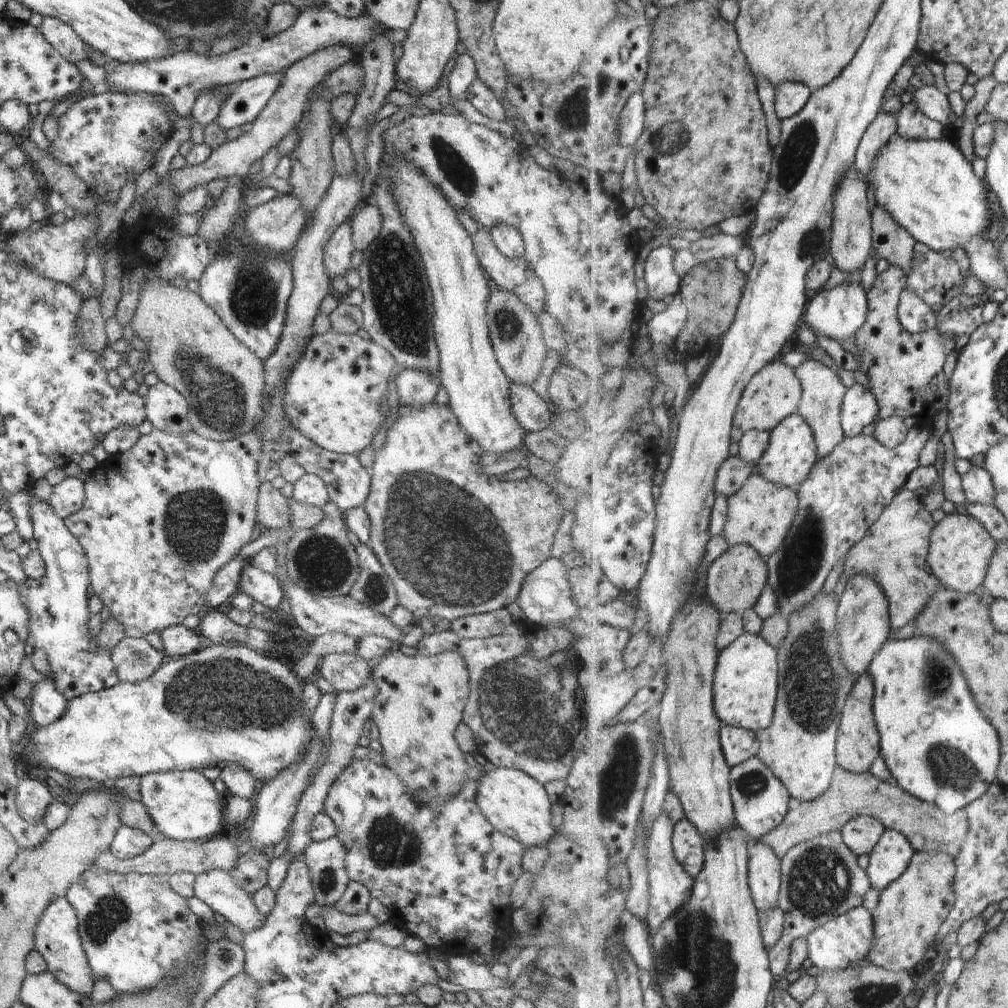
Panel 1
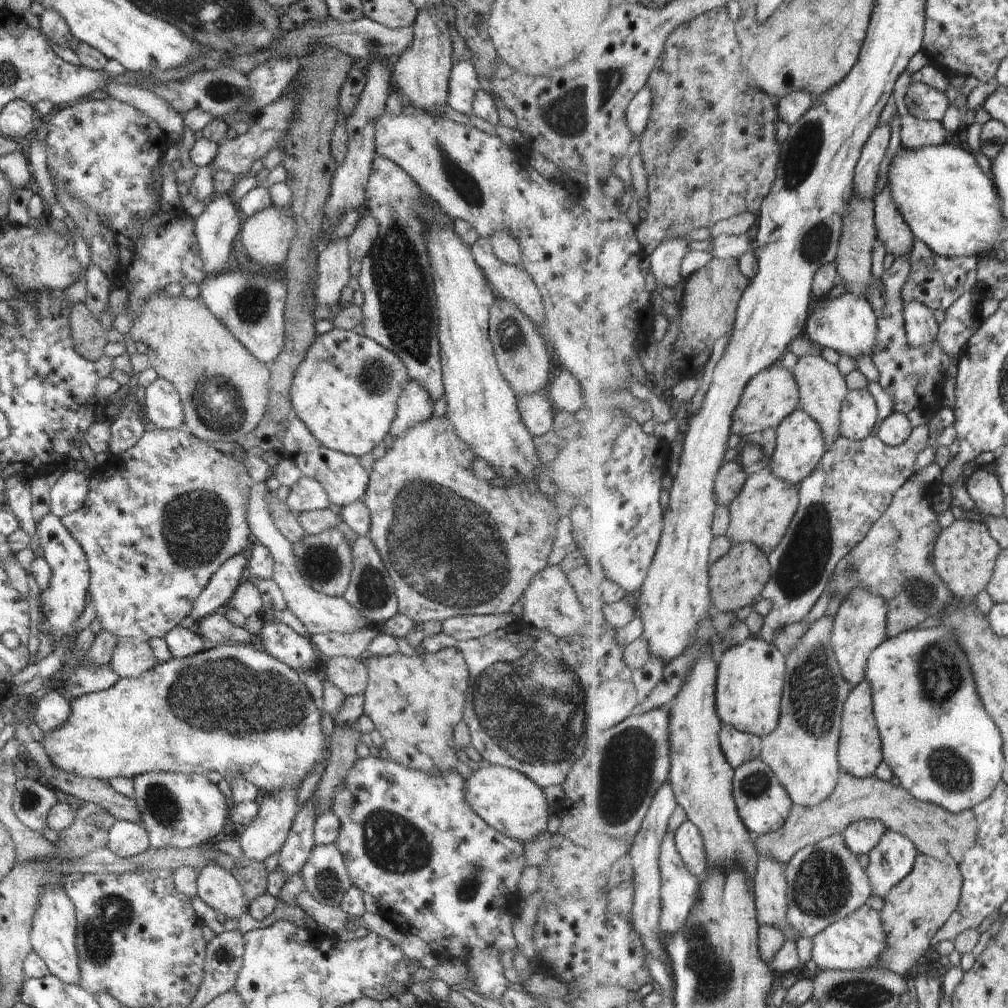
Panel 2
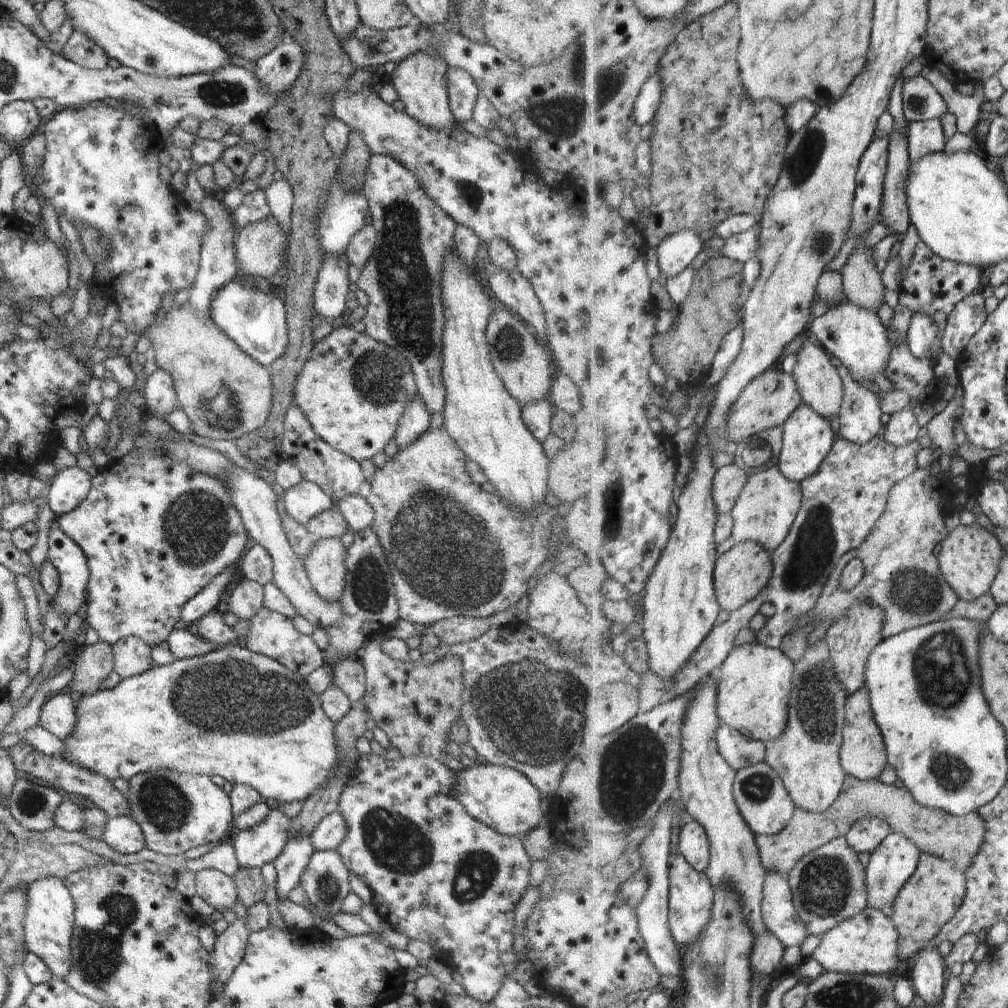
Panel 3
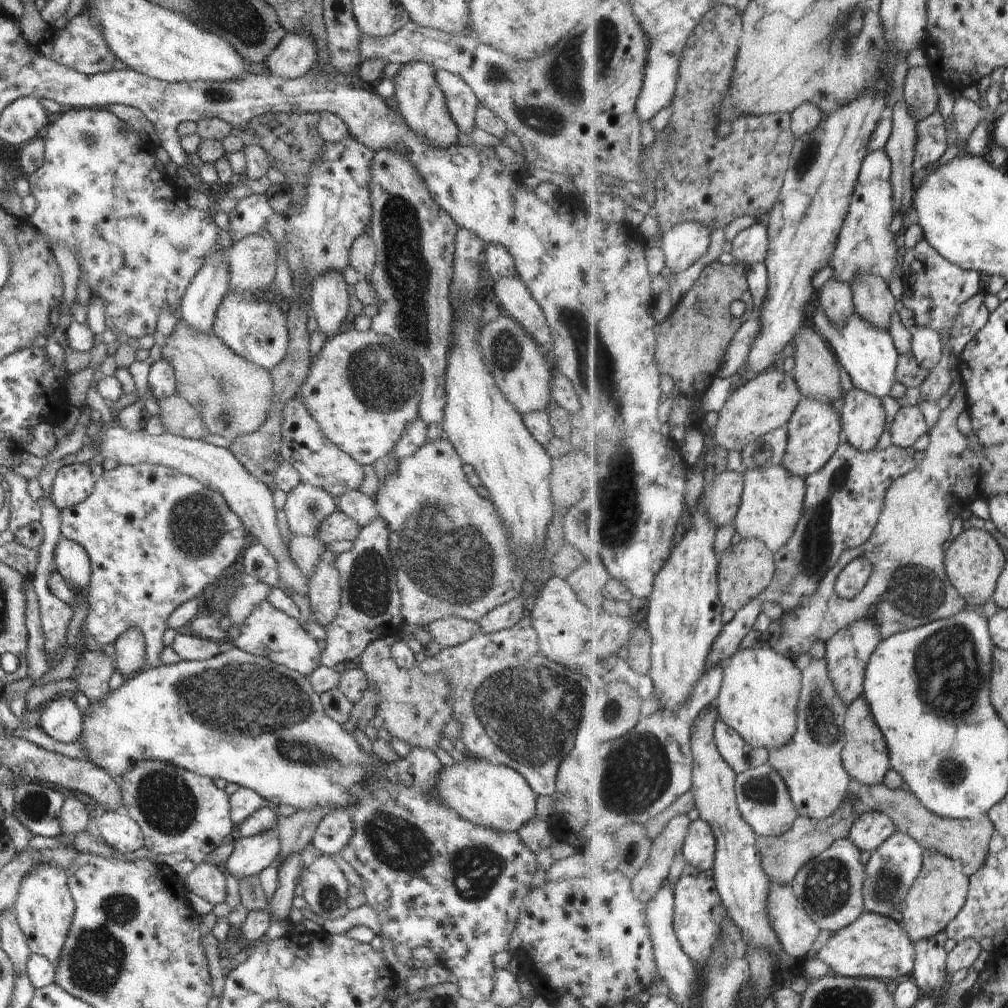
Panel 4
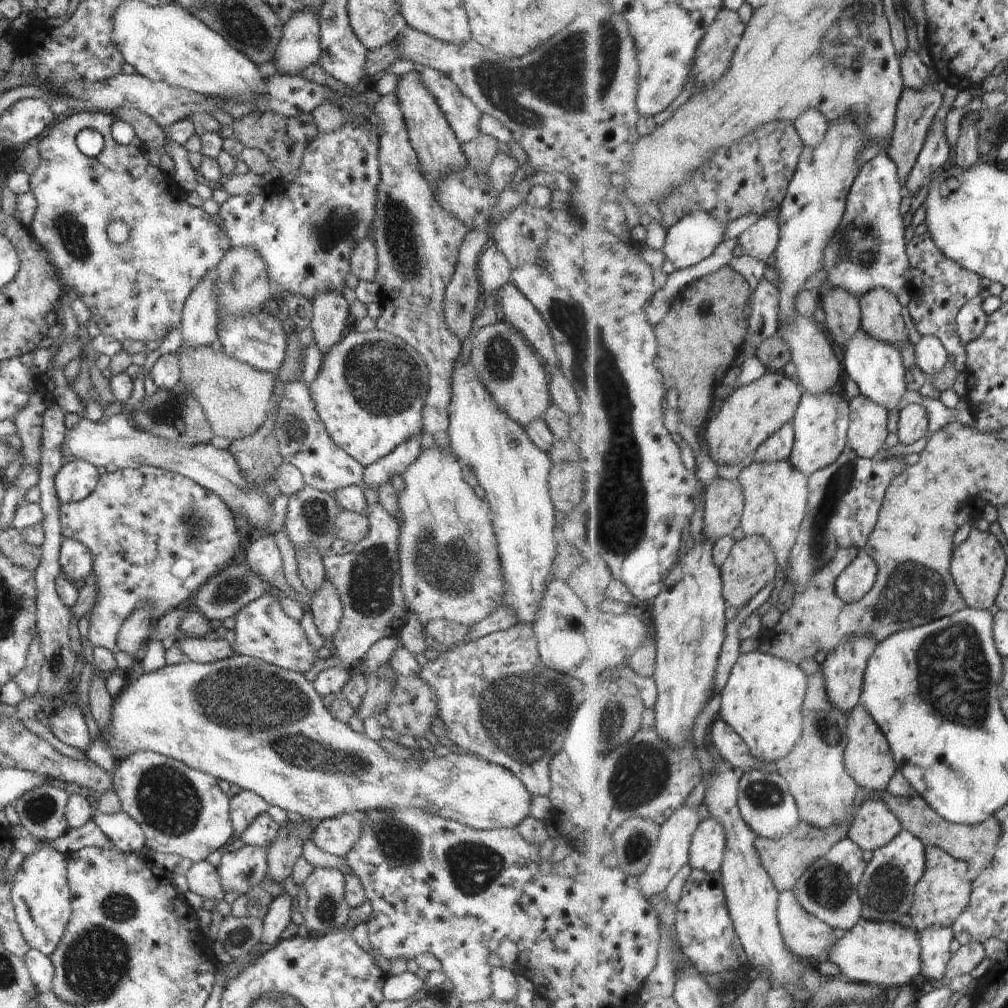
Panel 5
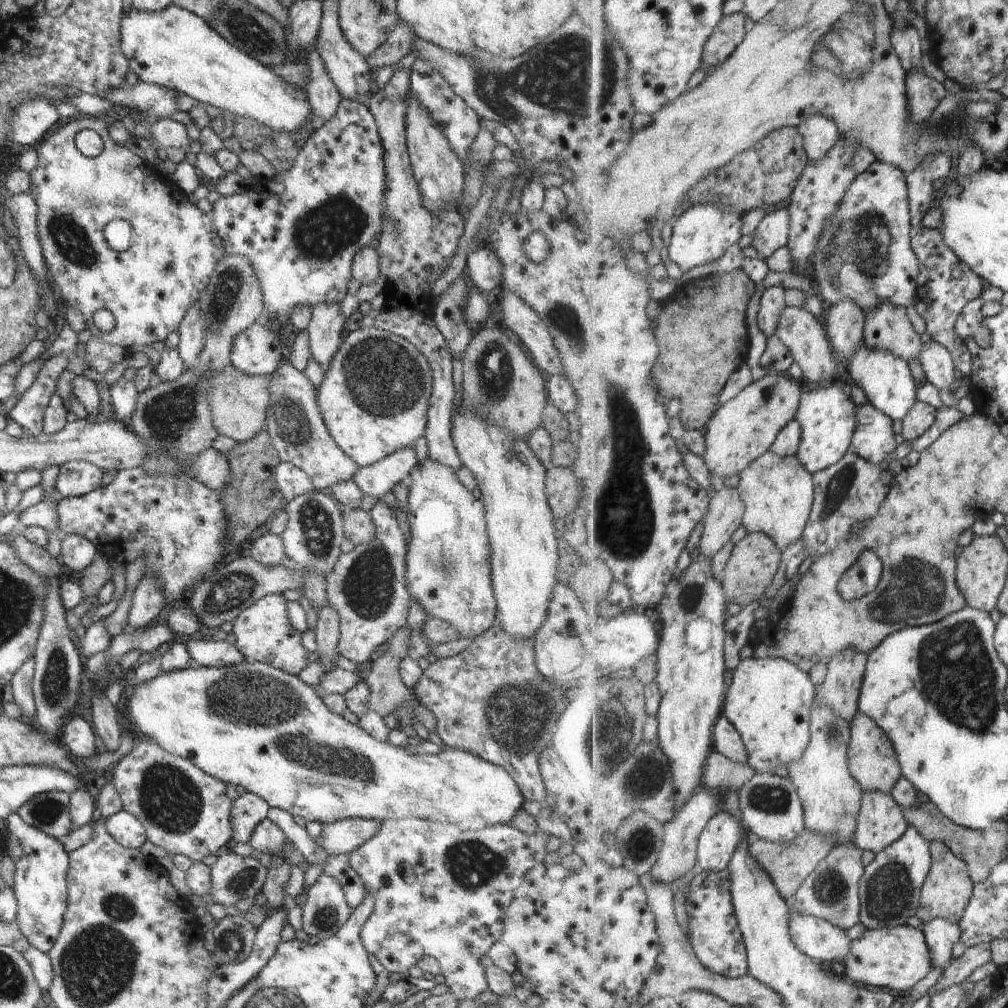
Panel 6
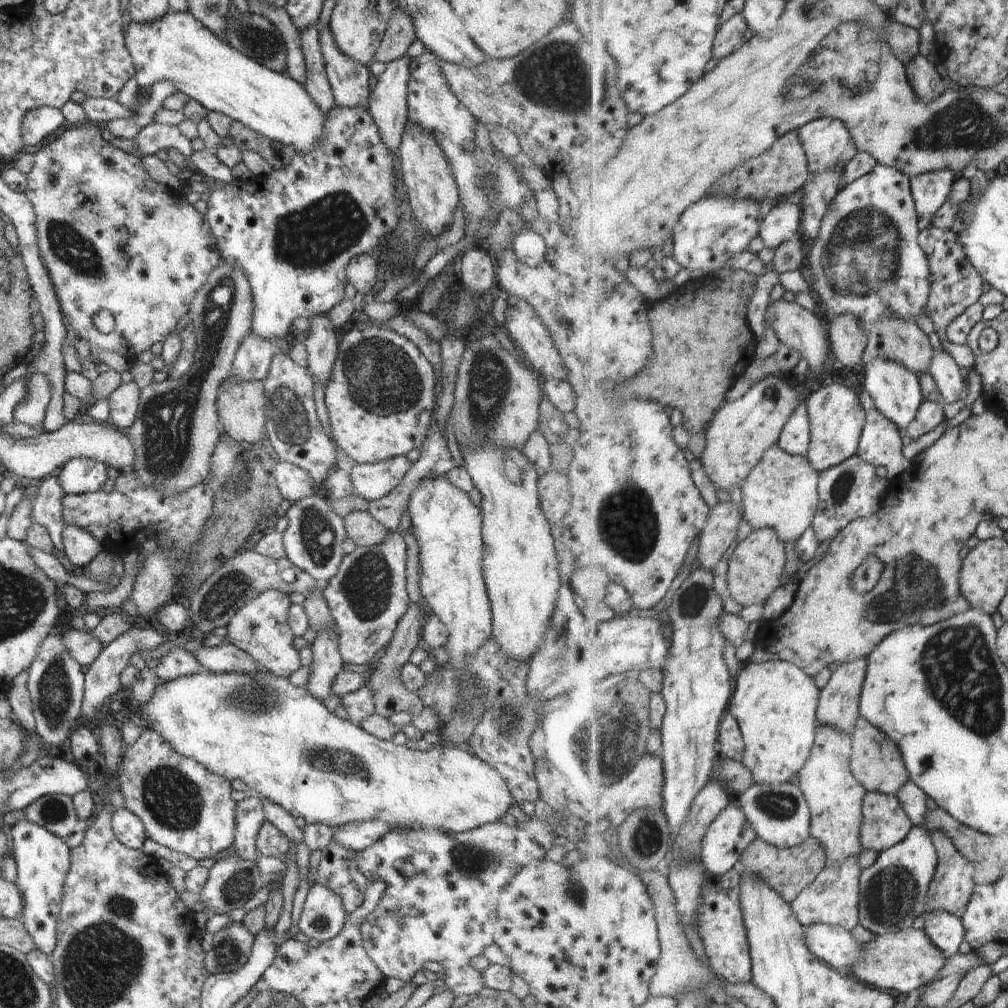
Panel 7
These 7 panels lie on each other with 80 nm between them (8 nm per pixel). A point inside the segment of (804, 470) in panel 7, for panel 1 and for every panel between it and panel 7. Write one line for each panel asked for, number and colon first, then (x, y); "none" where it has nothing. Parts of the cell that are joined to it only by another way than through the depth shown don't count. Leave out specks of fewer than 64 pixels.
1: (762, 514)
2: (763, 512)
3: (766, 512)
4: (774, 502)
5: (777, 494)
6: (779, 491)

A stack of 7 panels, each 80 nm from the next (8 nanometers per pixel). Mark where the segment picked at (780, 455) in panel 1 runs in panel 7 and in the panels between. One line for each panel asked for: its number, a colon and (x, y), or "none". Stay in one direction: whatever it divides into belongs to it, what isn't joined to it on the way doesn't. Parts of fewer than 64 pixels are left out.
2: (801, 447)
3: (809, 437)
4: (816, 431)
5: (822, 423)
6: (829, 417)
7: (838, 419)

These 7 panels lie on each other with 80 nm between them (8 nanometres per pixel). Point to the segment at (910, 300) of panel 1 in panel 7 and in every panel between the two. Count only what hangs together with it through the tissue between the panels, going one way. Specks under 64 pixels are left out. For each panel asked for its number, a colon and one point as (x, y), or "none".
2: (923, 328)
3: (924, 340)
4: (926, 344)
5: (932, 355)
6: (937, 360)
7: (950, 377)

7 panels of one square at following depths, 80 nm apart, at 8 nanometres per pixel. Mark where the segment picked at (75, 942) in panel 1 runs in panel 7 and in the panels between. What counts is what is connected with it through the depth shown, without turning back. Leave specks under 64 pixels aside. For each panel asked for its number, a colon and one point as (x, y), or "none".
2: (53, 930)
3: (49, 921)
4: (44, 908)
5: (41, 896)
6: (40, 885)
7: (43, 859)

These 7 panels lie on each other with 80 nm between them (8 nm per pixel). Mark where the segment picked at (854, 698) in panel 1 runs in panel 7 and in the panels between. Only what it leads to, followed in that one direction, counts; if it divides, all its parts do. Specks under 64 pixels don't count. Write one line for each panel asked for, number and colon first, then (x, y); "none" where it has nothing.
2: (862, 751)
3: (864, 754)
4: (867, 756)
5: (870, 758)
6: (873, 758)
7: (878, 761)

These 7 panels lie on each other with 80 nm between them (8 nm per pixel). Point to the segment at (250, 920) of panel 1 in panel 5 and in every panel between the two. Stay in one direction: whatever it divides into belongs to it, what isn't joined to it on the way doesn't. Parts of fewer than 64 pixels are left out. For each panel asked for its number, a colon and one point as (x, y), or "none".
2: (217, 887)
3: (219, 890)
4: (207, 881)
5: (203, 879)

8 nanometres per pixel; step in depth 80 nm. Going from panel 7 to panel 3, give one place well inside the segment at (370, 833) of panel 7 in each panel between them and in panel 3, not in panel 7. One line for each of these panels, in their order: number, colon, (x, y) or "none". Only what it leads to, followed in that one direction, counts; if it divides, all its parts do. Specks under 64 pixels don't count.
3: (330, 831)
4: (333, 832)
5: (336, 836)
6: (341, 837)

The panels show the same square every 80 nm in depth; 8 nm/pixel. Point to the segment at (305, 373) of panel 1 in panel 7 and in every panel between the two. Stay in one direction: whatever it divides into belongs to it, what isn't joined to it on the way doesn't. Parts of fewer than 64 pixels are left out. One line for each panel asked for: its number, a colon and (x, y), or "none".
2: (345, 391)
3: (352, 390)
4: (362, 389)
5: (369, 392)
6: (374, 396)
7: (379, 396)

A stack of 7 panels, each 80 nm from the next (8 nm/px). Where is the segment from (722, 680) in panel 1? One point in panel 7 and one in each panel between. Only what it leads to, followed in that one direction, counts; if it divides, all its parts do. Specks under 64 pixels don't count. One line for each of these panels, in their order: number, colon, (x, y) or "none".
2: (751, 689)
3: (756, 681)
4: (759, 698)
5: (763, 700)
6: (771, 700)
7: (776, 702)

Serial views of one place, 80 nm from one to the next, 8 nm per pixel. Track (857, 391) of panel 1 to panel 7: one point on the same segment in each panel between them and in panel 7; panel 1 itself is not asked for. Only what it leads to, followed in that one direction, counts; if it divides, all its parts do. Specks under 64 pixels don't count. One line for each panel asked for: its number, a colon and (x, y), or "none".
2: (860, 415)
3: (861, 418)
4: (864, 417)
5: (868, 432)
6: (875, 440)
7: (881, 444)

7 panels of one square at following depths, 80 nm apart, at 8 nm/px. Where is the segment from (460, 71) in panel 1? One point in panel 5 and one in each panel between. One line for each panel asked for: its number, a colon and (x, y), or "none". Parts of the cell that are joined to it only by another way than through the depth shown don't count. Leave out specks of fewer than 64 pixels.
2: (463, 82)
3: (462, 91)
4: (461, 101)
5: (461, 113)

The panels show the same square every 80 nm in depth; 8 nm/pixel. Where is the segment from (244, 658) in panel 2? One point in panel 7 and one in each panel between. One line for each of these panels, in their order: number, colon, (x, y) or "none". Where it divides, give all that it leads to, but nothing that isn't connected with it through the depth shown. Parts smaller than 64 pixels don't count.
3: (235, 713)
4: (238, 716)
5: (241, 719)
6: (248, 724)
7: (278, 739)

